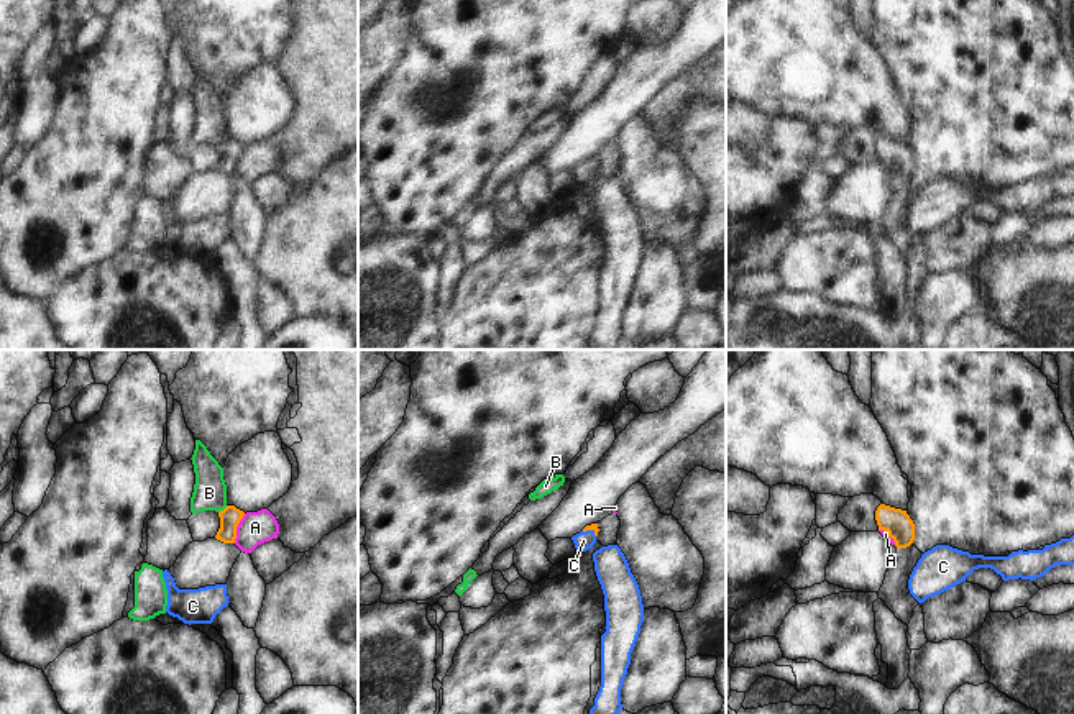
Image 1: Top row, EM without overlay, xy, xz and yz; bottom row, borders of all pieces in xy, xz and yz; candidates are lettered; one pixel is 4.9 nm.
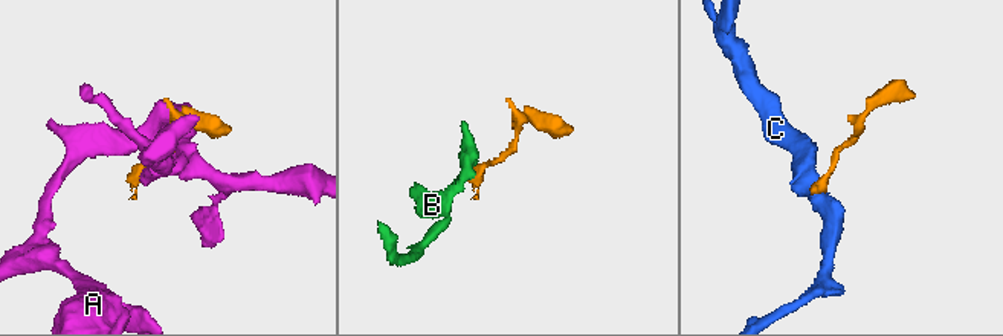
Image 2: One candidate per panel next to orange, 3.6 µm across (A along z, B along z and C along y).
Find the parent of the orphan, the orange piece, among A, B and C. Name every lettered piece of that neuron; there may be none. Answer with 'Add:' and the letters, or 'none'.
Add: C

